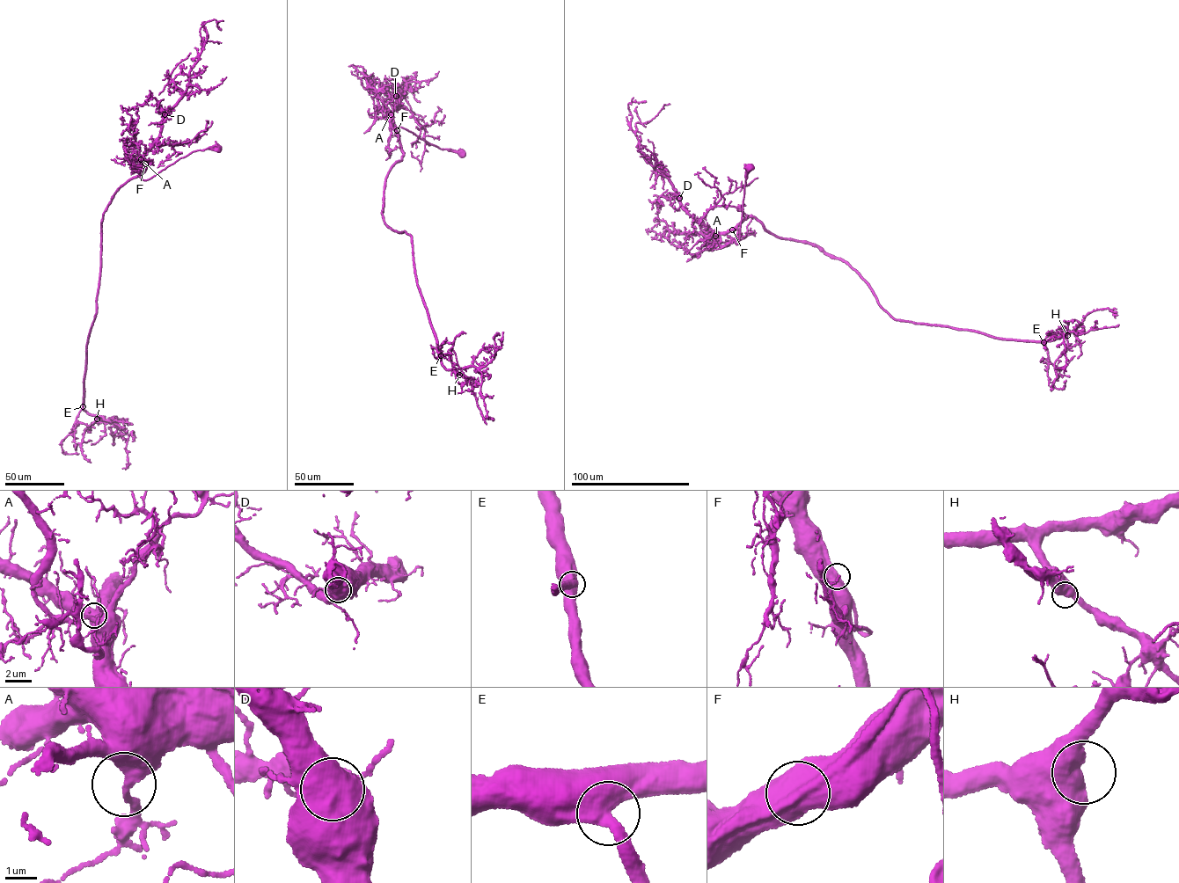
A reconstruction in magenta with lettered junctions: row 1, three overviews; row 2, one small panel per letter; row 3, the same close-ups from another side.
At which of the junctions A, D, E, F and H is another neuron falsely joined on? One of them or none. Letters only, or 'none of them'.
none of them

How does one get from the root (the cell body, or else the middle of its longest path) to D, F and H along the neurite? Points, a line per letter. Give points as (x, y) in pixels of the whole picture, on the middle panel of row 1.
D: (463, 154), (441, 149), (402, 127), (394, 128), (399, 135), (392, 120), (398, 98), (396, 96)
F: (463, 154), (441, 149), (402, 127), (394, 128), (399, 135), (397, 130)
H: (463, 154), (395, 127), (403, 156), (386, 178), (382, 214), (385, 224), (412, 237), (441, 362), (459, 375)

